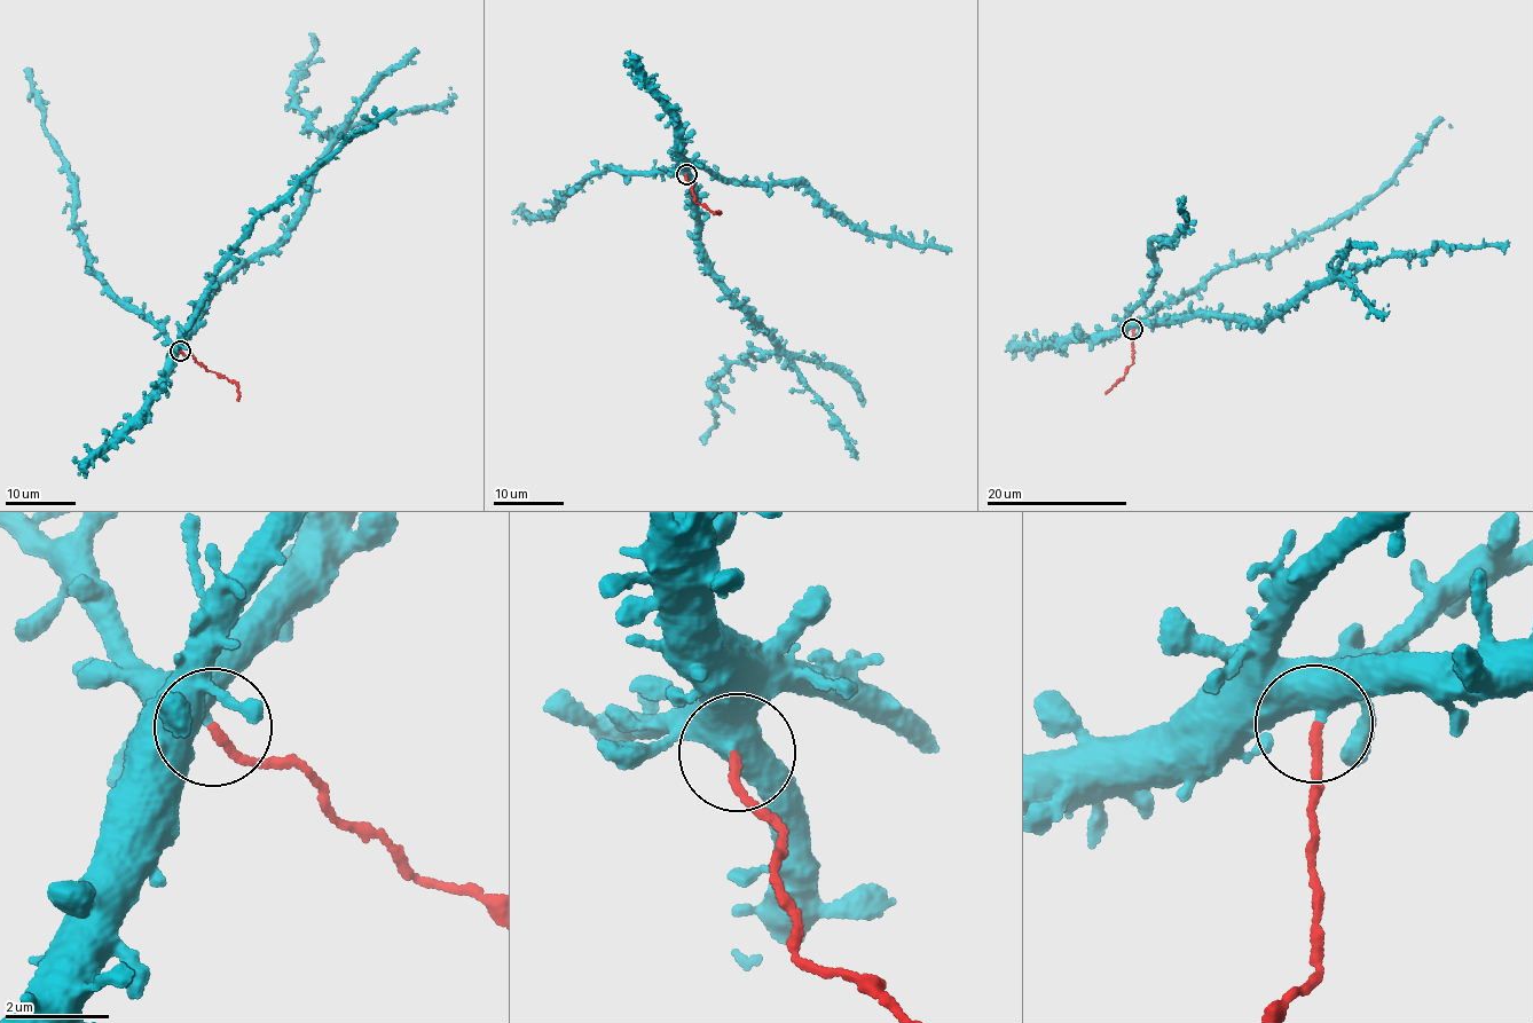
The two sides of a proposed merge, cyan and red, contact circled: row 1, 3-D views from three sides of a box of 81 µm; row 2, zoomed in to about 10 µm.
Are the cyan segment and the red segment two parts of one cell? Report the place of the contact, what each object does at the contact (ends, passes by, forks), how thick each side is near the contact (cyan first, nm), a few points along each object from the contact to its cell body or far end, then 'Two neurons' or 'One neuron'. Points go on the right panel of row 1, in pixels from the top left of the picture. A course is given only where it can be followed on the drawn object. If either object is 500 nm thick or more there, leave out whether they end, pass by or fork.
Place: (1132, 329). Thickness 600 nm (cyan) against 160 nm. Course of cyan: (1133, 329), (1201, 316), (1266, 323), (1351, 268), (1424, 256), (1441, 245), (1509, 242). Course of red: (1132, 330), (1133, 363), (1106, 394). Two neurons

